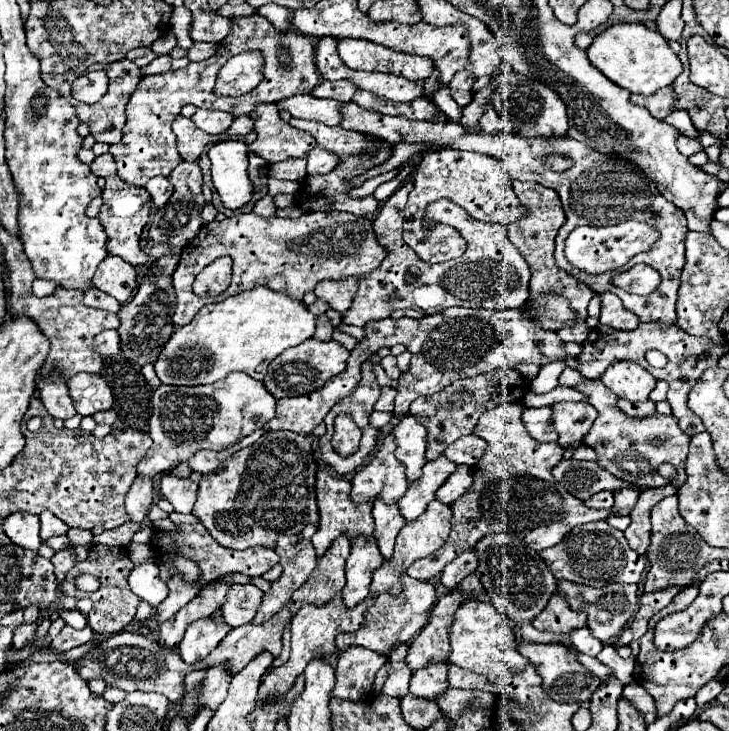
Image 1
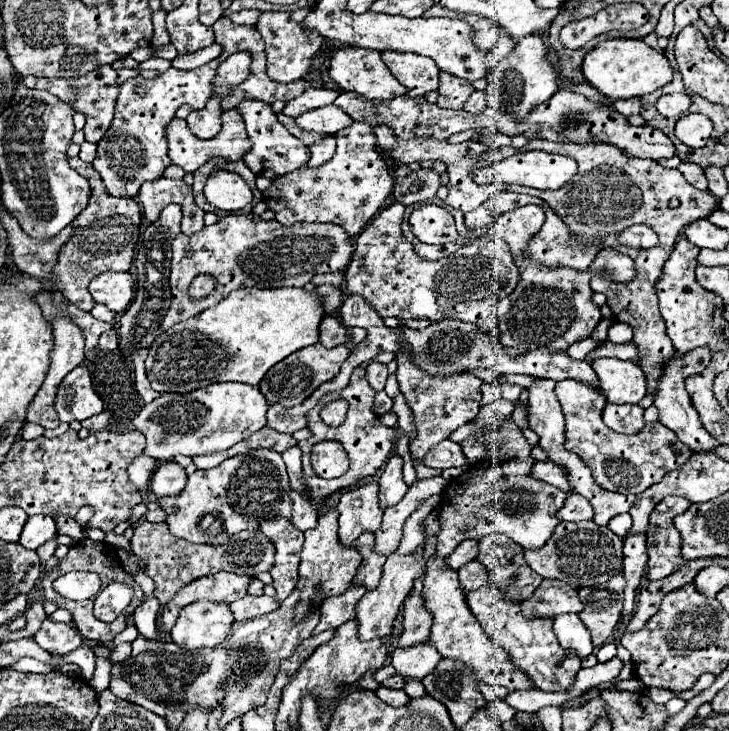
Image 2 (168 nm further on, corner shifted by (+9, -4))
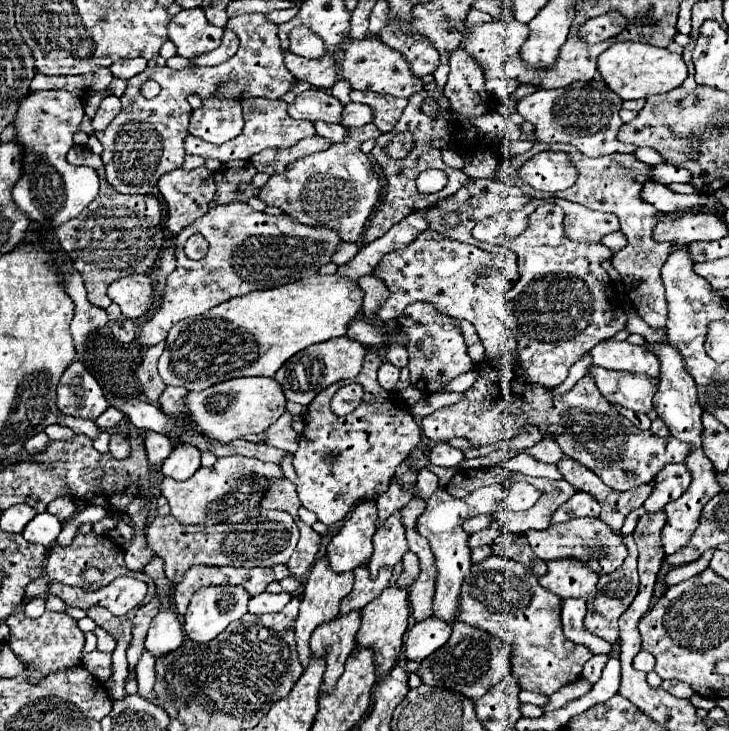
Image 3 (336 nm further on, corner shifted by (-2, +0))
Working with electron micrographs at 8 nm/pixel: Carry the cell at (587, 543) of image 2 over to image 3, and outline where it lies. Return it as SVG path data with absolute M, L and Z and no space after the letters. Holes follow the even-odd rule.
M579 517L565 523L551 525L543 531L527 531L527 541L533 553L543 561L563 559L563 557L575 557L581 563L585 563L589 569L593 569L597 575L613 573L623 559L627 557L627 547L623 545L623 535L613 533L601 519L595 517Z

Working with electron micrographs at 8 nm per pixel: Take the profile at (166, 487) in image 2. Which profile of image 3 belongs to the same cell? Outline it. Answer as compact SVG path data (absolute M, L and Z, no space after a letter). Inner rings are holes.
M177 443L169 453L167 461L163 461L163 475L173 477L177 481L189 479L201 467L201 451L189 443Z

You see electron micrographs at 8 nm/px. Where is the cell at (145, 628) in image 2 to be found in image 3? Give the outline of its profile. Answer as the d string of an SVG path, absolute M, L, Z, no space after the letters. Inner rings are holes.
M171 609L159 611L145 637L145 649L157 659L171 653L173 649L179 649L183 641L185 637L183 637L179 617Z

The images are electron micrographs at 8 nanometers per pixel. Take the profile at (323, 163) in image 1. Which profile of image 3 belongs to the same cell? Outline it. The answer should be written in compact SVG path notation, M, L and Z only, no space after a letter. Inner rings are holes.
M315 121L315 131L317 135L331 139L333 143L343 141L343 137L347 137L347 129L343 125L335 125L335 123L327 123L327 121Z

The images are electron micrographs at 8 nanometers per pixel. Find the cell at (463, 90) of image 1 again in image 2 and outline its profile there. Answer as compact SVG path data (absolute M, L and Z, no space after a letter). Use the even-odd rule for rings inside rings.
M440 73L440 97L438 97L438 105L446 107L446 109L462 109L464 103L468 101L468 97L472 95L474 87L470 85L470 81L458 79L450 73Z

